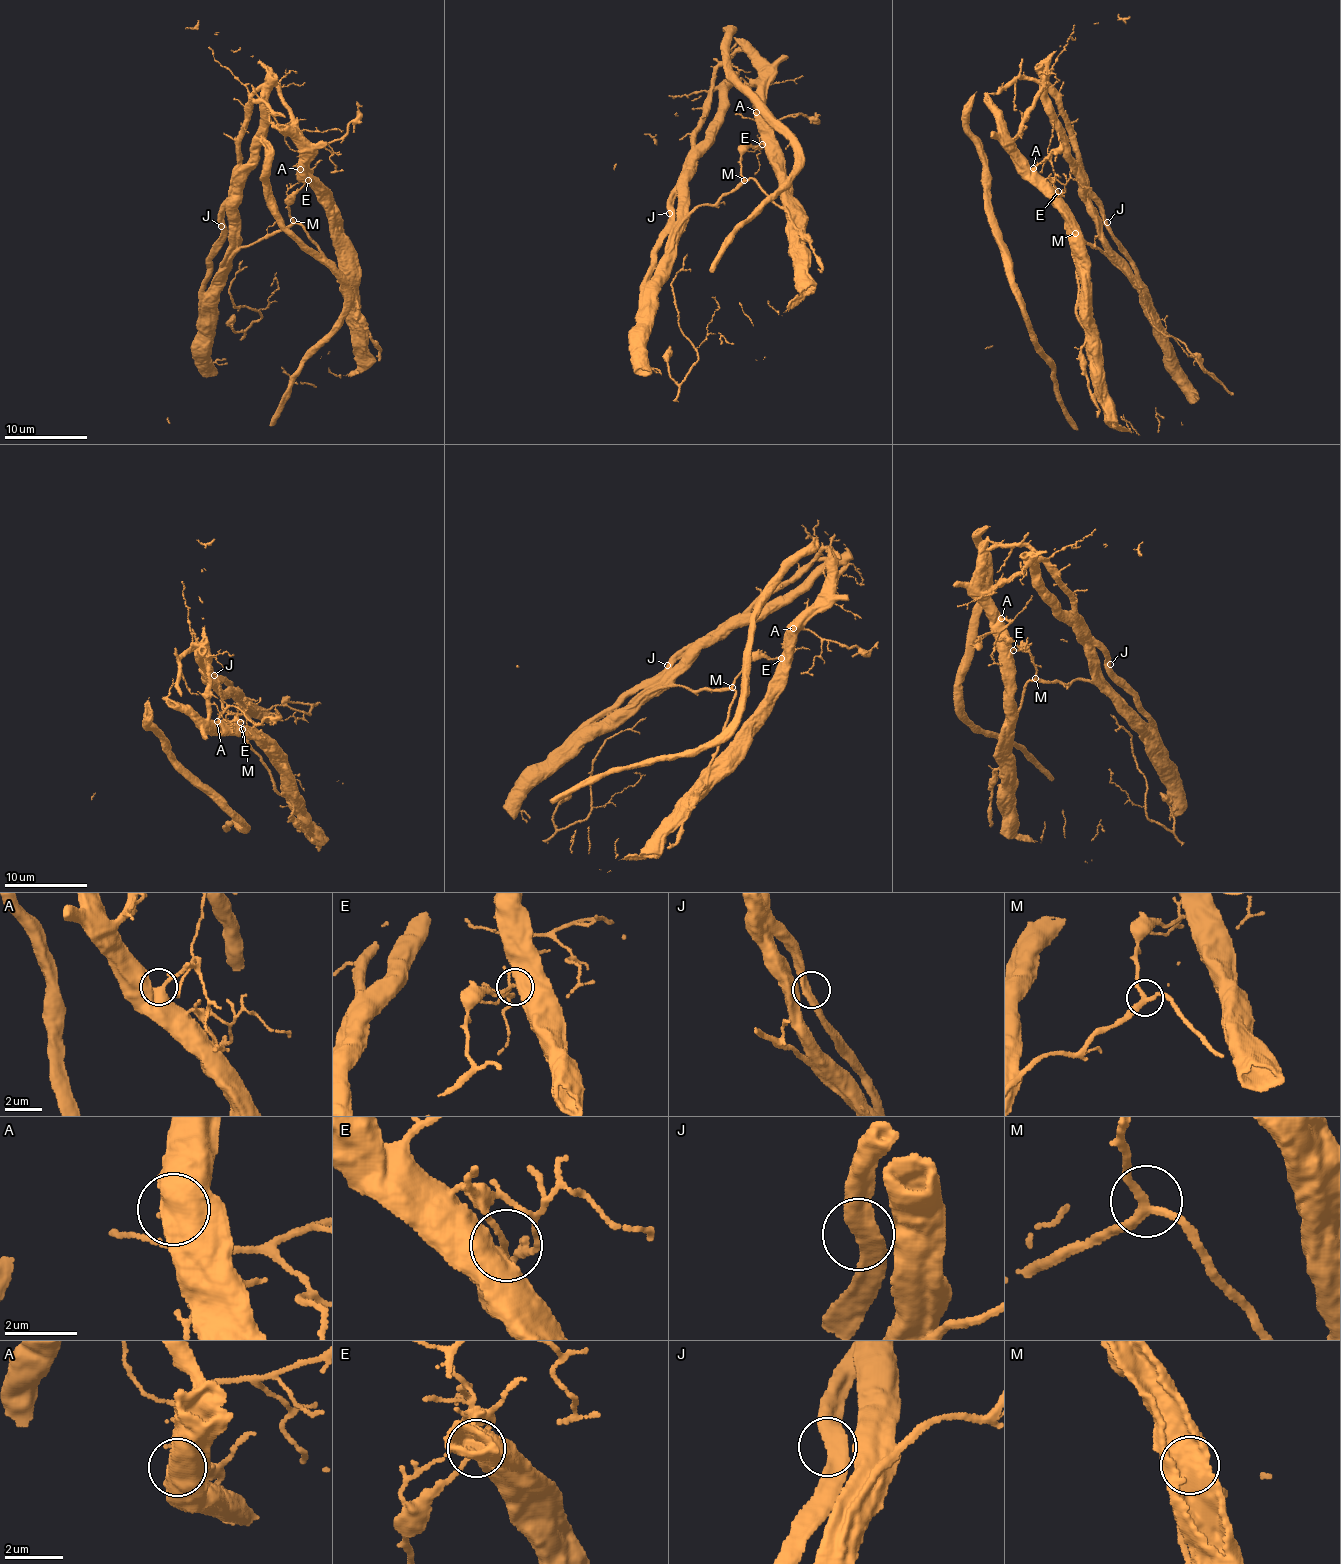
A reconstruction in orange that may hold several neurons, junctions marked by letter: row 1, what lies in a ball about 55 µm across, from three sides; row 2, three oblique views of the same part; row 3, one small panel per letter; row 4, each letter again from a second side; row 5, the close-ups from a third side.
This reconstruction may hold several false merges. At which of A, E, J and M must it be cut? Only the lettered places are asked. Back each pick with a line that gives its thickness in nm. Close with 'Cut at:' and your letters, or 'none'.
E: 340 nm
Cut at: E

